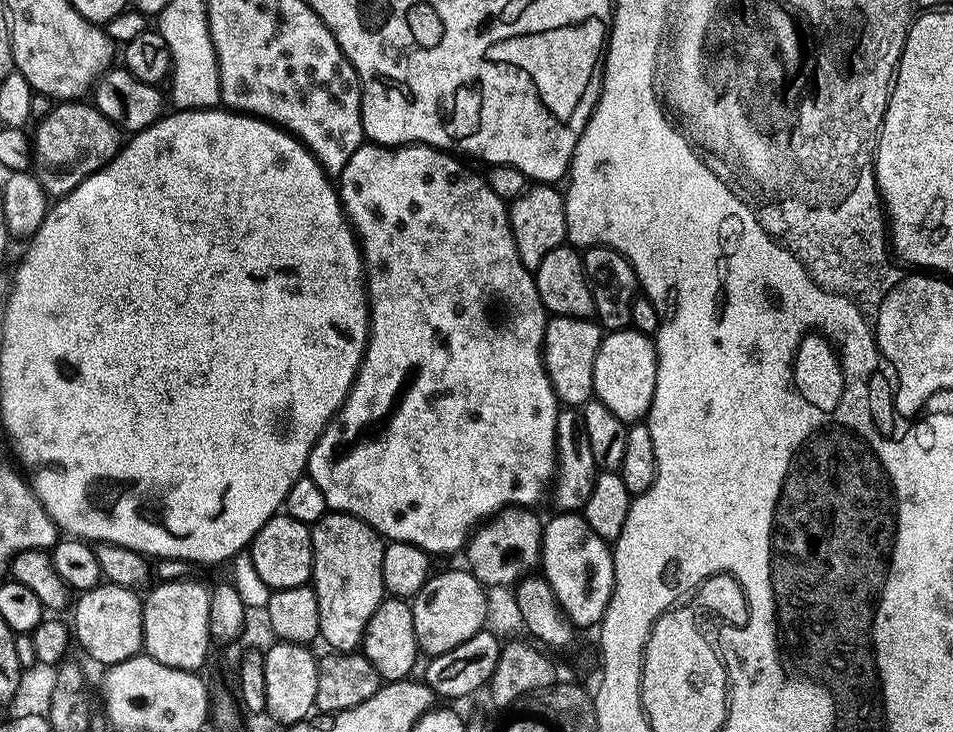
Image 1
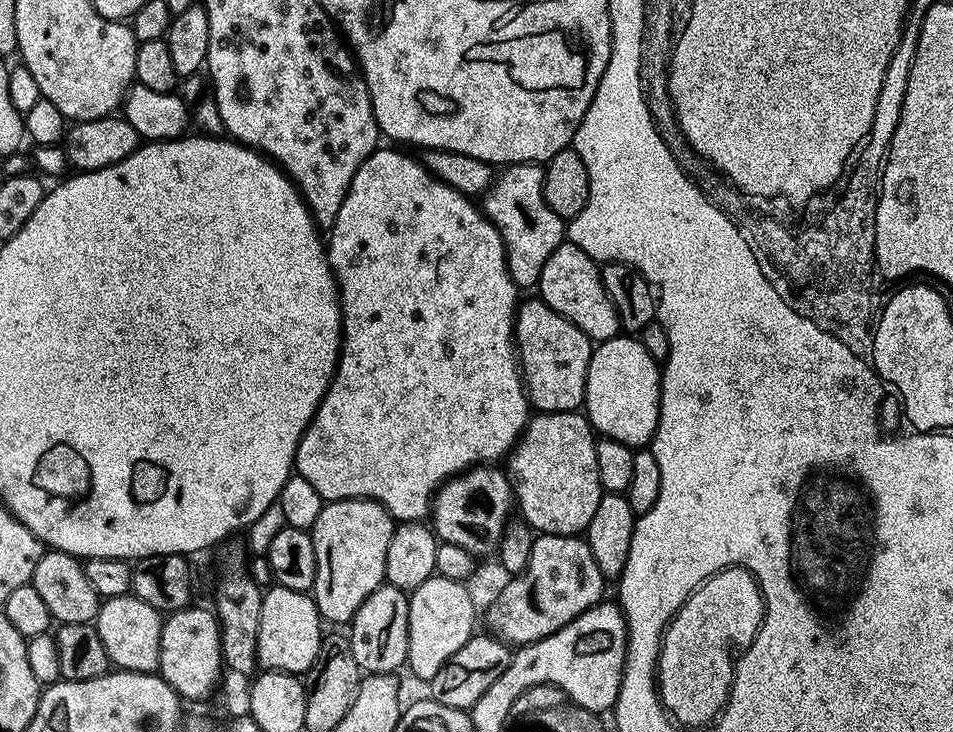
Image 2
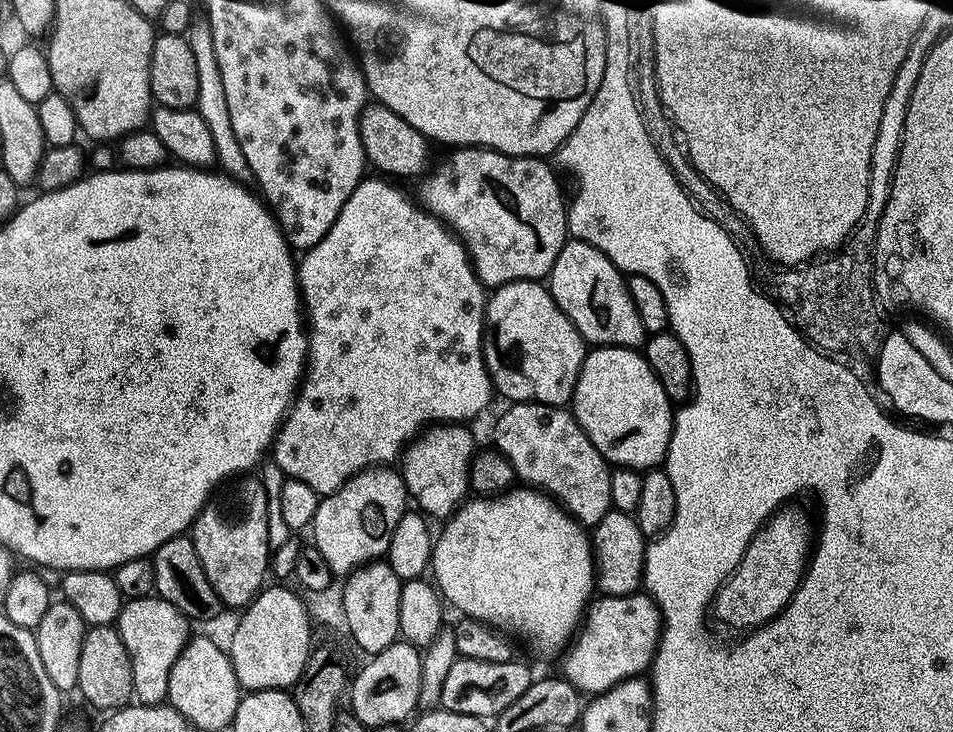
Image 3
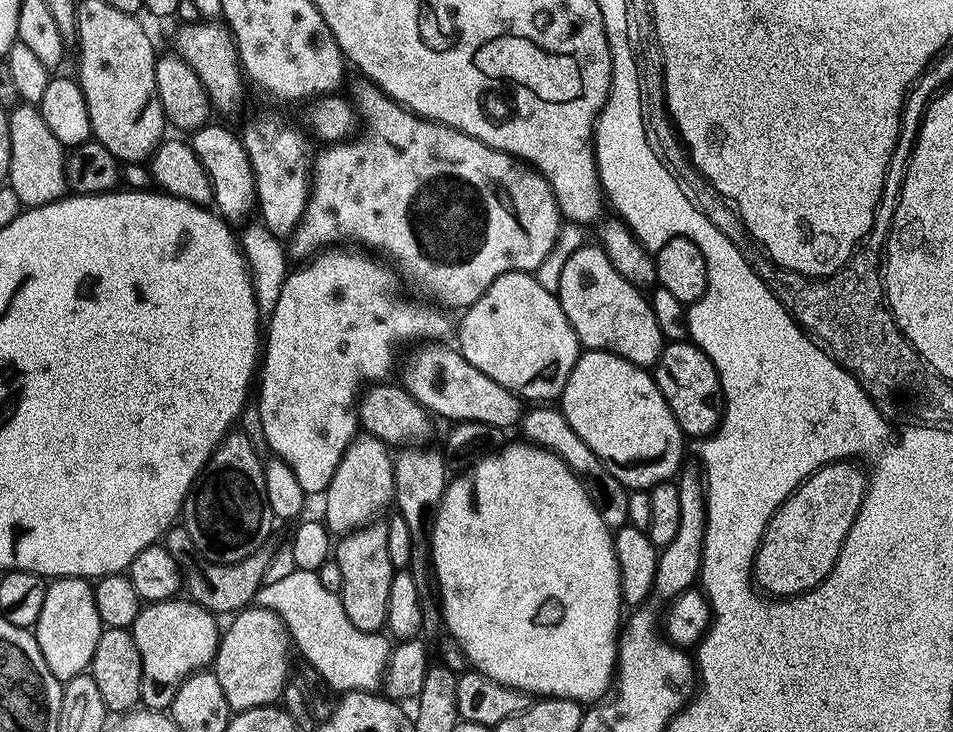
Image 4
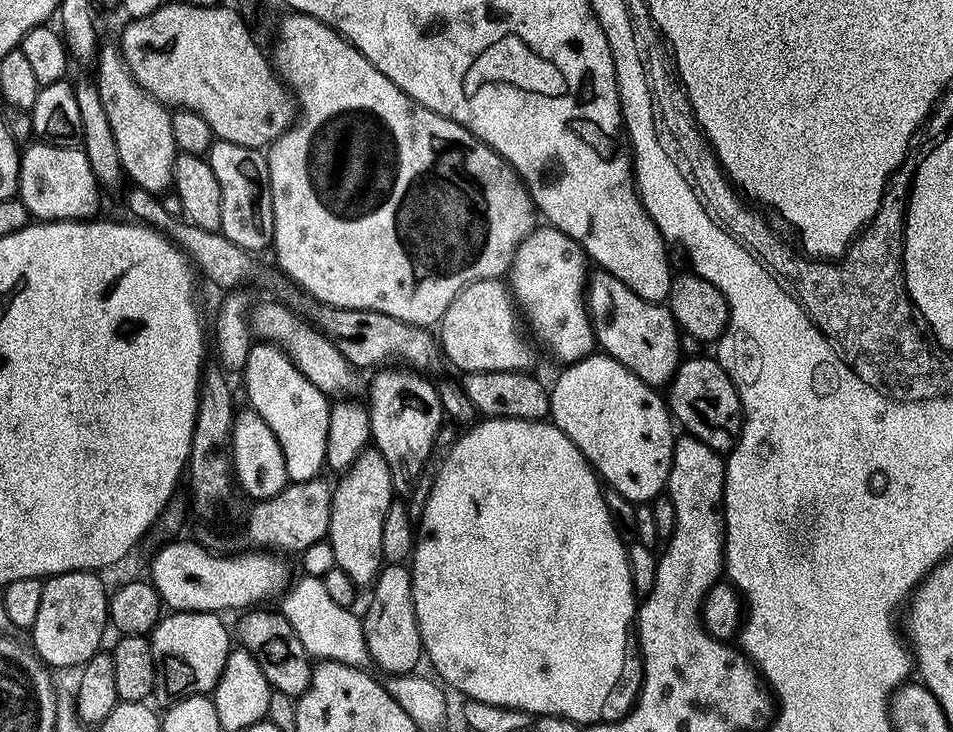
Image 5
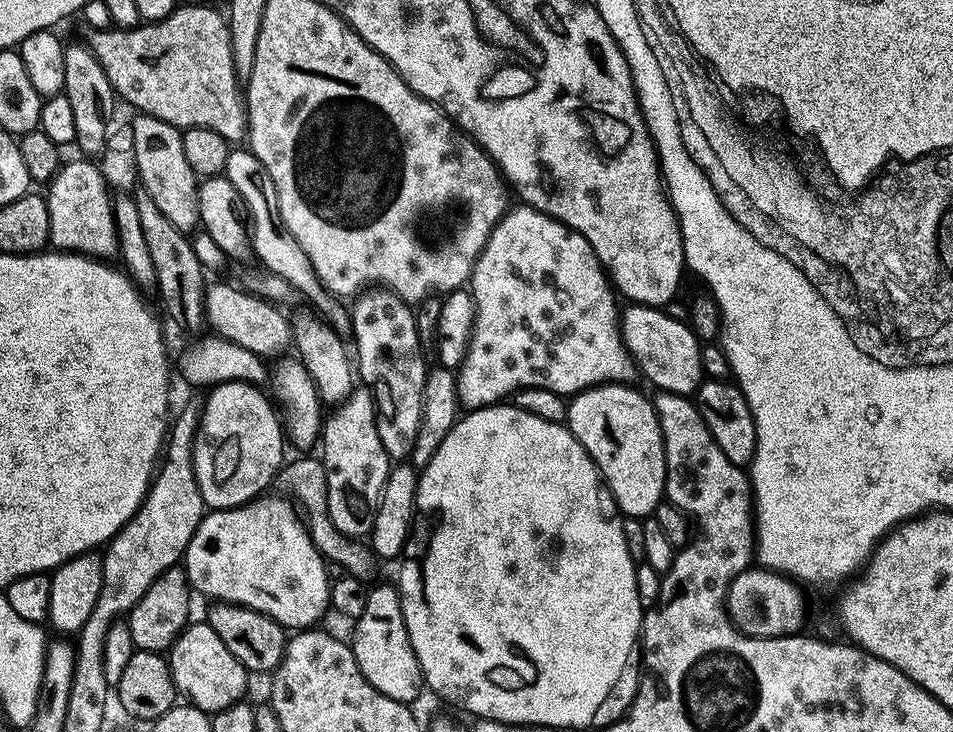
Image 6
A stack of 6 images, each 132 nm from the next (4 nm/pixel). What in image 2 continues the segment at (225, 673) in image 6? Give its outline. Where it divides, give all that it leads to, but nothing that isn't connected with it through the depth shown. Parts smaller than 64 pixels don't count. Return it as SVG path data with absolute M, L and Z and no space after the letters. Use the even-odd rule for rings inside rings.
M131 594L104 600L94 625L101 636L109 661L125 672L155 673L160 666L160 647L164 620L162 614Z

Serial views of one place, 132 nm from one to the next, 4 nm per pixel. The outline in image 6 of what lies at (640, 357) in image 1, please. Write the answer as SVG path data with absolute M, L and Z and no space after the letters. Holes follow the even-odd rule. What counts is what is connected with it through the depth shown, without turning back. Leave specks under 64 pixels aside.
M599 384L576 393L568 400L566 427L578 438L578 442L596 463L596 469L604 480L608 492L616 499L616 506L628 518L648 518L655 513L665 499L664 479L666 478L666 458L664 439L660 423L656 417L656 405L627 384Z

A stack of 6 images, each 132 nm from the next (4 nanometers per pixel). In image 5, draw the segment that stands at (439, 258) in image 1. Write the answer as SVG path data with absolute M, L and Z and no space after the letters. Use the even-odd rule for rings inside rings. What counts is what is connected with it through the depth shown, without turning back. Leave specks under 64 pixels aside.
M256 342L251 345L249 356L246 358L246 364L242 373L242 381L244 380L244 388L248 391L248 400L251 411L256 412L266 422L266 426L270 426L270 430L274 430L274 434L278 438L278 442L282 446L282 454L286 458L286 474L291 482L306 482L307 480L317 479L325 471L326 465L326 436L328 427L330 426L330 400L324 395L322 390L318 390L318 386L314 386L314 382L310 382L310 378L306 378L302 374L302 370L298 370L298 366L294 366L294 362L289 356L282 351L277 344L269 344L267 342Z

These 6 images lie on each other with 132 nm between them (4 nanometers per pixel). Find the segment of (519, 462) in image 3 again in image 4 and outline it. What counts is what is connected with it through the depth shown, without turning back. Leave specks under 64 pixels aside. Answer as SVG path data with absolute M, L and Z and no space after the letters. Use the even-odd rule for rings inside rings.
M529 407L520 418L518 432L524 435L521 437L527 443L537 444L539 448L545 448L558 454L558 458L562 458L562 462L566 462L566 466L570 466L573 474L579 476L580 483L587 488L598 514L602 514L602 522L606 522L609 530L623 528L628 523L629 489L620 484L618 478L614 478L614 474L610 474L610 470L606 470L606 466L598 458L598 454L594 454L594 450L590 450L590 446L586 446L586 442L582 442L582 438L578 438L578 434L574 434L574 426L570 426L570 422L566 422L564 413L560 411L559 407Z

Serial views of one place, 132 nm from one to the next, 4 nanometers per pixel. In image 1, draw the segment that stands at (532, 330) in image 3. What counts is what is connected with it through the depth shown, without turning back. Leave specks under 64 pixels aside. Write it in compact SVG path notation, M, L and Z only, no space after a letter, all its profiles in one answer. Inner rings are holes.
M552 316L549 319L544 331L544 365L561 405L582 406L593 399L594 358L601 339L602 328L595 319L578 316Z

